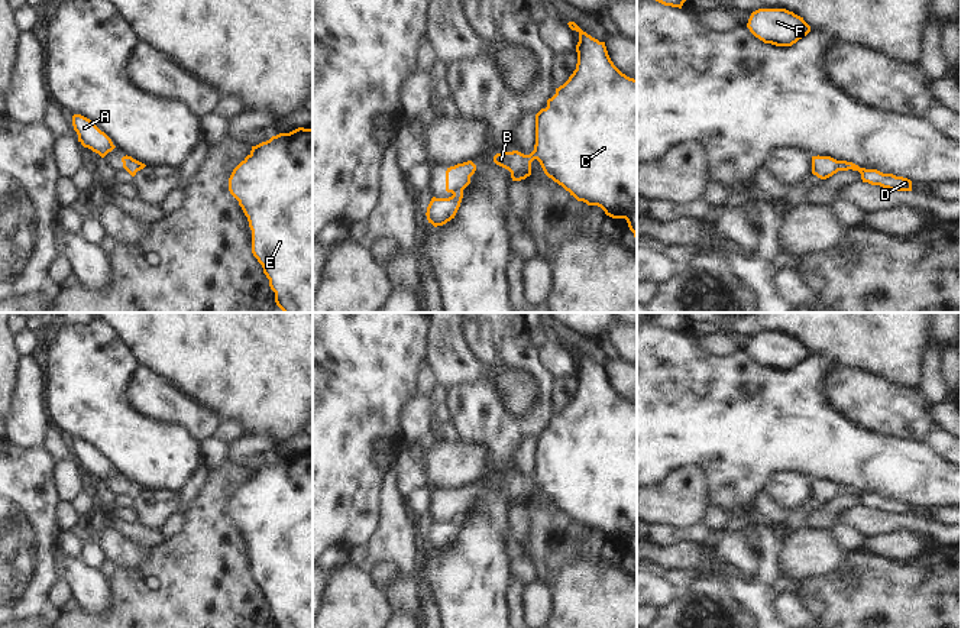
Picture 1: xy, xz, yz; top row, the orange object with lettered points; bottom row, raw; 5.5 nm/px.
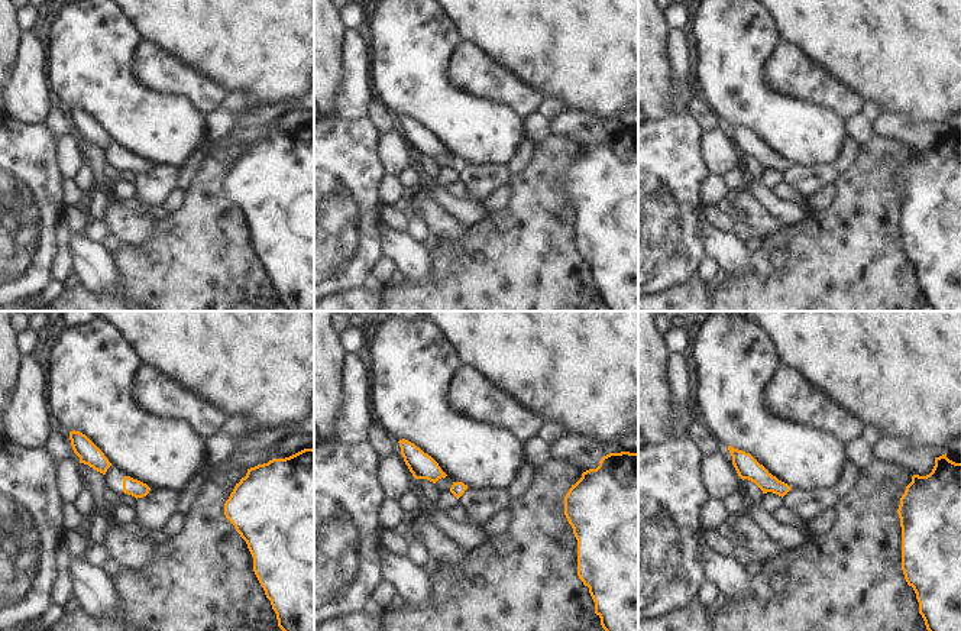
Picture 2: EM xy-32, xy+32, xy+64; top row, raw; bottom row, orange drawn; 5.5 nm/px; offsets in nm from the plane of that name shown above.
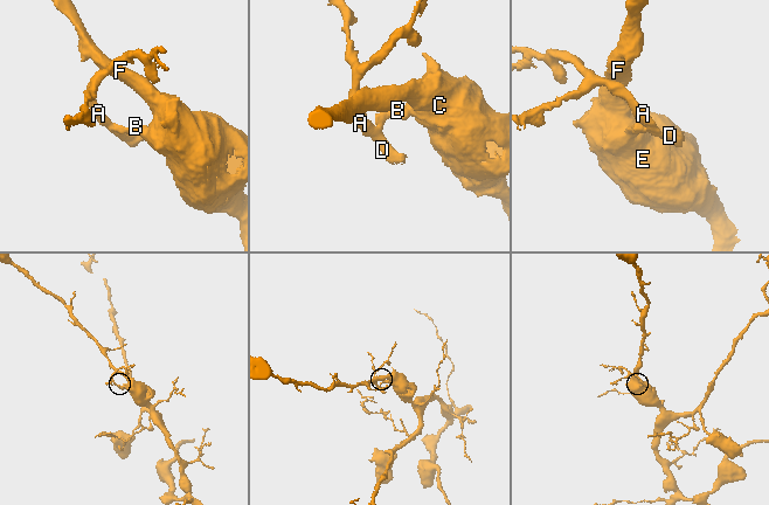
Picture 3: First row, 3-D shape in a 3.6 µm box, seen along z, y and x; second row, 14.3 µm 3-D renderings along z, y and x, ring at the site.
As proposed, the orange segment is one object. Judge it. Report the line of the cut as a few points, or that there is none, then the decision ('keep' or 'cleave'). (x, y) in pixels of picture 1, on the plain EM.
cut none; keep

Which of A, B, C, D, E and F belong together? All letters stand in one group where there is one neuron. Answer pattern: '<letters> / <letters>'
A B C D E F

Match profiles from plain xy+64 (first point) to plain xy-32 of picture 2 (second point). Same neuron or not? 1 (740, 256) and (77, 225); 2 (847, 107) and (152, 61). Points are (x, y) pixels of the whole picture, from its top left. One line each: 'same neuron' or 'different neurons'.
1: different neurons
2: same neuron

